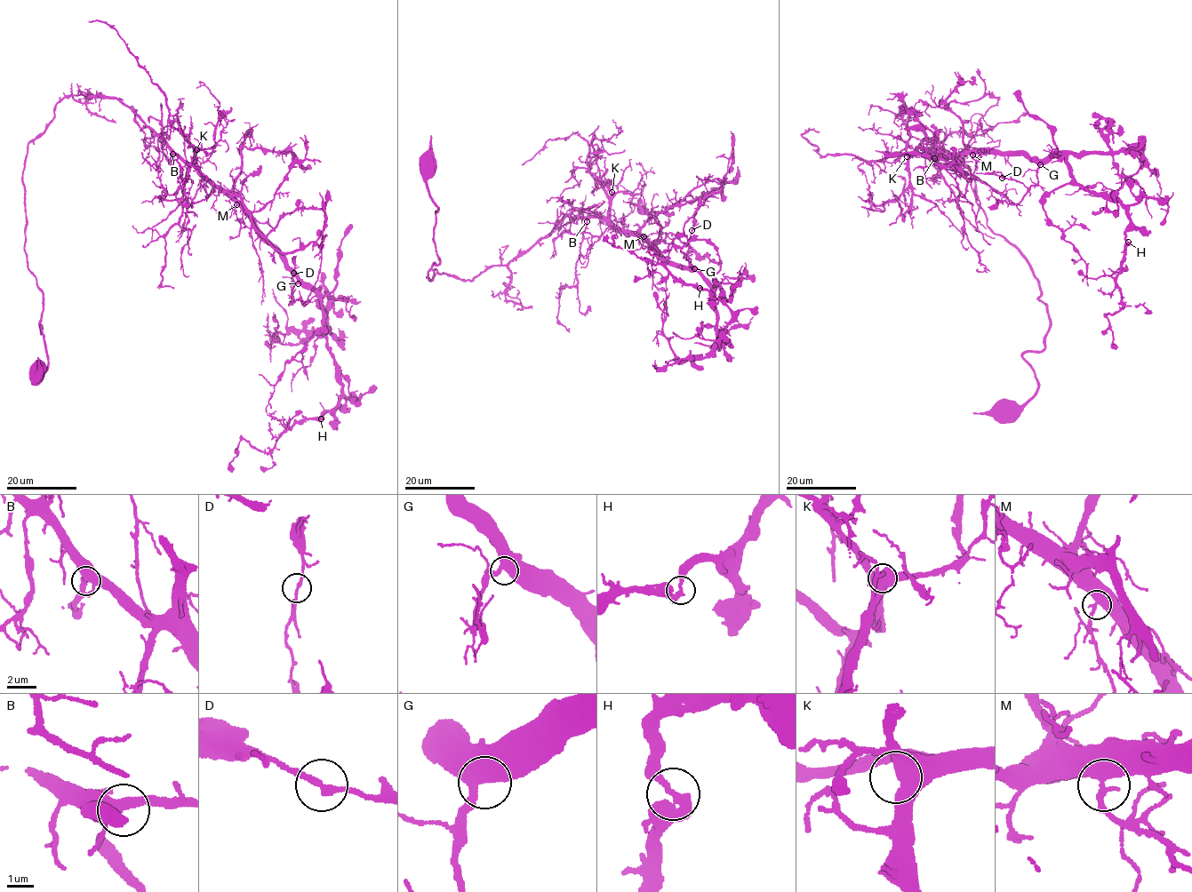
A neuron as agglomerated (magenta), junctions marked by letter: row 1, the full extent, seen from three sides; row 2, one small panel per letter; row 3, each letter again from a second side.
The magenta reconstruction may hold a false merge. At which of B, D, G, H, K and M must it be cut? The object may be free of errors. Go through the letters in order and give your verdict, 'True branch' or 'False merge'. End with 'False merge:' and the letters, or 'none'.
B: True branch
D: True branch
G: True branch
H: True branch
K: True branch
M: True branch
False merge: none

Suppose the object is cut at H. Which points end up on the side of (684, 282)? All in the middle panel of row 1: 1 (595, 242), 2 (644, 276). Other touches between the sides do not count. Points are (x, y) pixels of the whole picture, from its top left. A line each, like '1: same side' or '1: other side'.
1: other side
2: same side

